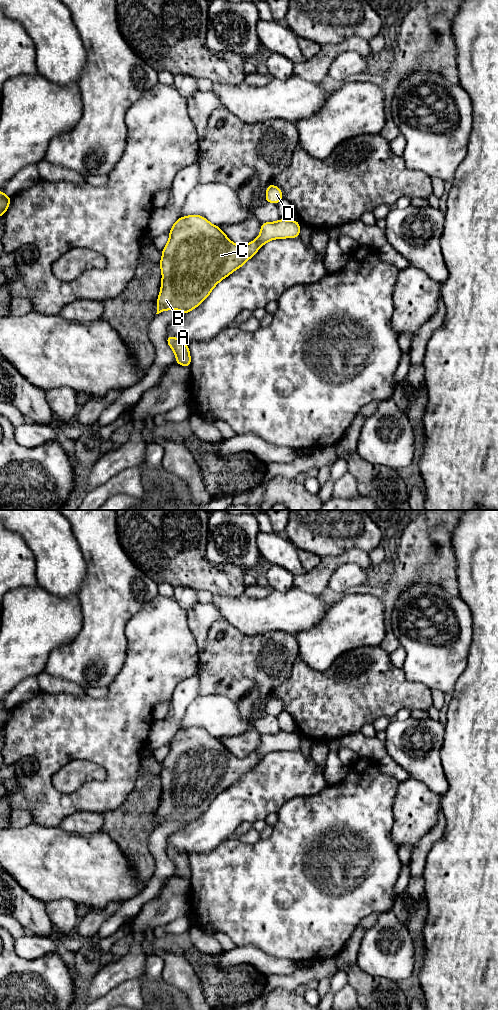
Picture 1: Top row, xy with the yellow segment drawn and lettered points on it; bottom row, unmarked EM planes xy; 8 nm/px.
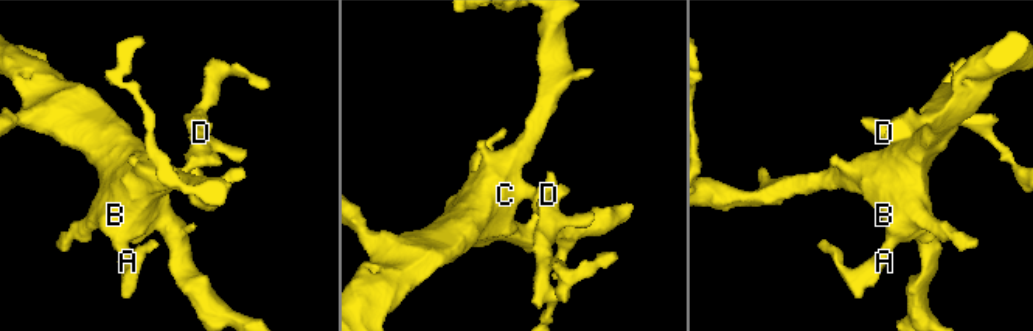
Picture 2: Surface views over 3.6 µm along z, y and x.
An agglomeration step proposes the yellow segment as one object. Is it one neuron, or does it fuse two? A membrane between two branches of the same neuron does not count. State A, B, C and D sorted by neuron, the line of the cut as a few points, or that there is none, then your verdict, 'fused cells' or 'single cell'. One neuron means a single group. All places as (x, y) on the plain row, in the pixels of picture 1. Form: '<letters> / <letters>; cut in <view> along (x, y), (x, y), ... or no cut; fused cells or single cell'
A B C D; no cut; single cell

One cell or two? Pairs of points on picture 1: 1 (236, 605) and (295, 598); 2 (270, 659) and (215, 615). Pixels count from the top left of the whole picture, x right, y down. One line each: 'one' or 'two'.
1: one
2: two

